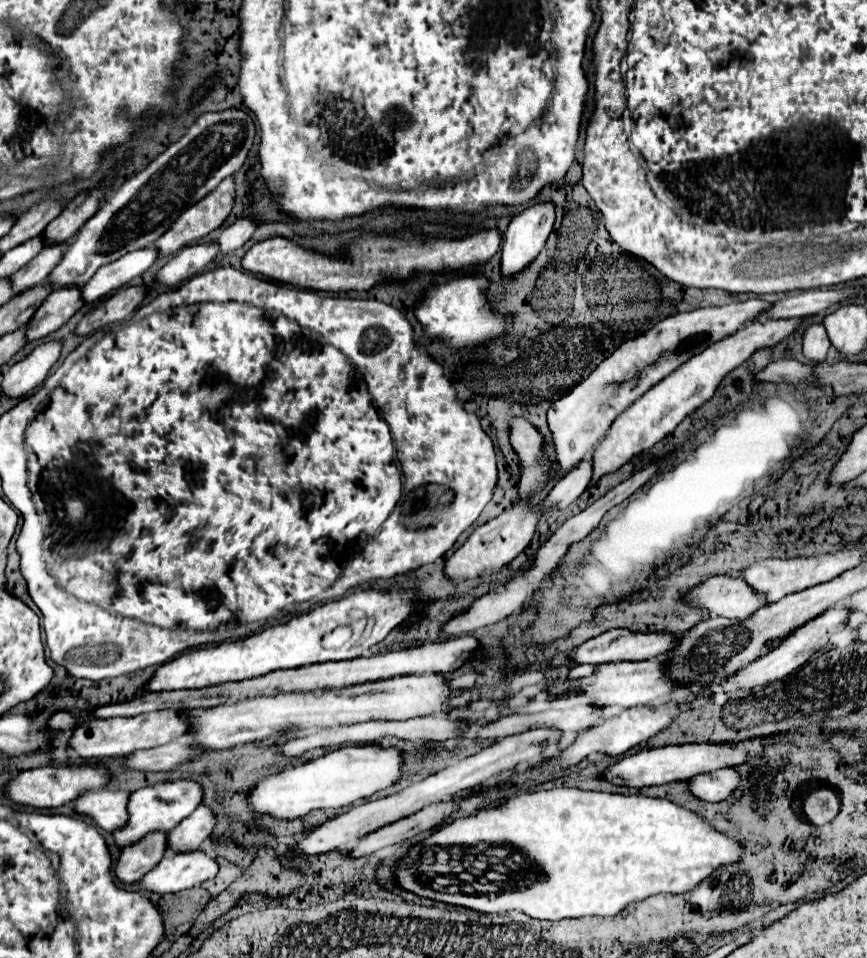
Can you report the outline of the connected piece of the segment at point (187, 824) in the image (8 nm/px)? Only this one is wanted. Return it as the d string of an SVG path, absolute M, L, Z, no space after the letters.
M206 806L196 808L196 812L192 812L192 816L188 816L188 820L182 820L168 834L168 838L166 838L168 850L172 850L176 854L198 850L202 846L202 842L214 830L214 824L216 824L216 818Z

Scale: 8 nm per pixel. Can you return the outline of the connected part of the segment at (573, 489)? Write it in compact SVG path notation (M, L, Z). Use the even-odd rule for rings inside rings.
M592 458L582 460L562 480L556 482L556 486L546 496L544 506L540 506L540 512L548 508L552 502L558 502L560 508L566 508L572 500L576 500L586 490L586 486L590 484L590 478L592 478Z

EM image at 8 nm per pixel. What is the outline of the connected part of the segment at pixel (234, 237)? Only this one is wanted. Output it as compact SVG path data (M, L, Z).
M240 218L236 220L234 224L230 224L218 238L218 246L220 246L220 254L226 254L232 252L232 250L238 250L240 246L244 246L250 236L254 234L256 230L256 224L254 220L250 218Z

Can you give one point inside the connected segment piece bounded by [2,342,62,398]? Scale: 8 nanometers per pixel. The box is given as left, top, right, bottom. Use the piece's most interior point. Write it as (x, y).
(29, 373)

